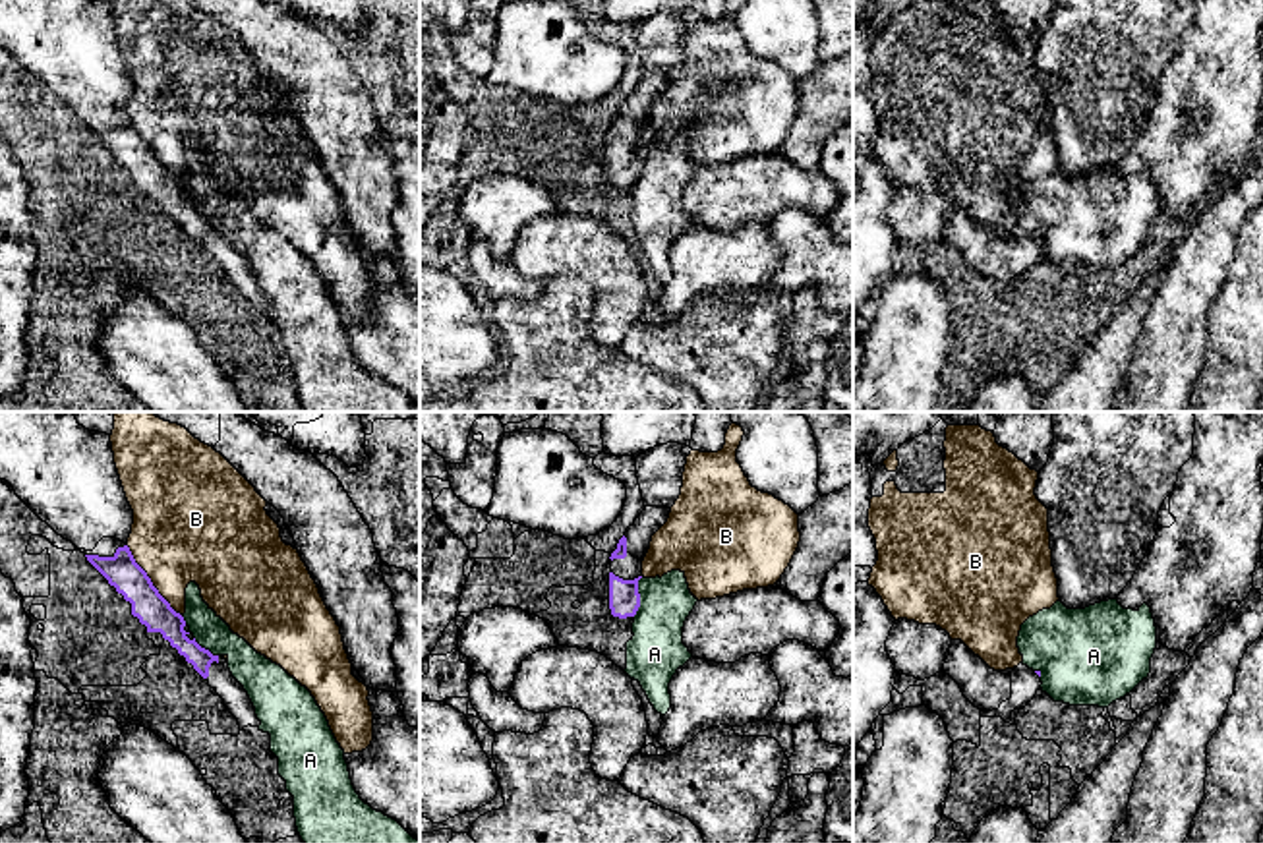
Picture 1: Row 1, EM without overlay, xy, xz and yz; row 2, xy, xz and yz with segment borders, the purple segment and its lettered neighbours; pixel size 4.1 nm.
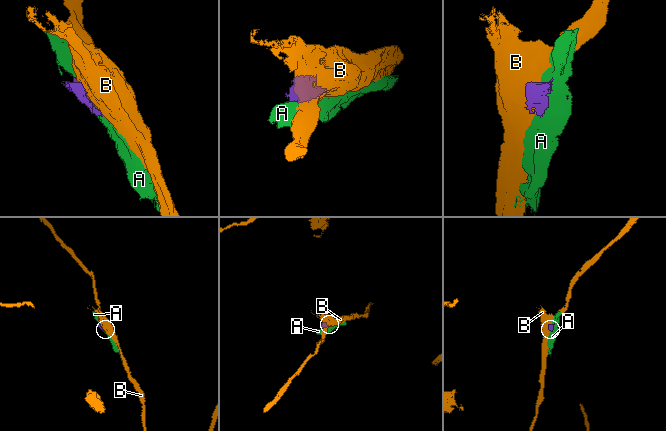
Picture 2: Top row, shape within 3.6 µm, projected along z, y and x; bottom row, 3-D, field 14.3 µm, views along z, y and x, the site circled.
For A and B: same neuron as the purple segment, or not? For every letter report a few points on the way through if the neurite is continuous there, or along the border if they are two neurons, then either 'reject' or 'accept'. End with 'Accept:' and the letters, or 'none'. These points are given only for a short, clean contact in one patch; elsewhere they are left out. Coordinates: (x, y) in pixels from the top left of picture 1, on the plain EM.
A: reject
B: reject
Accept: none

